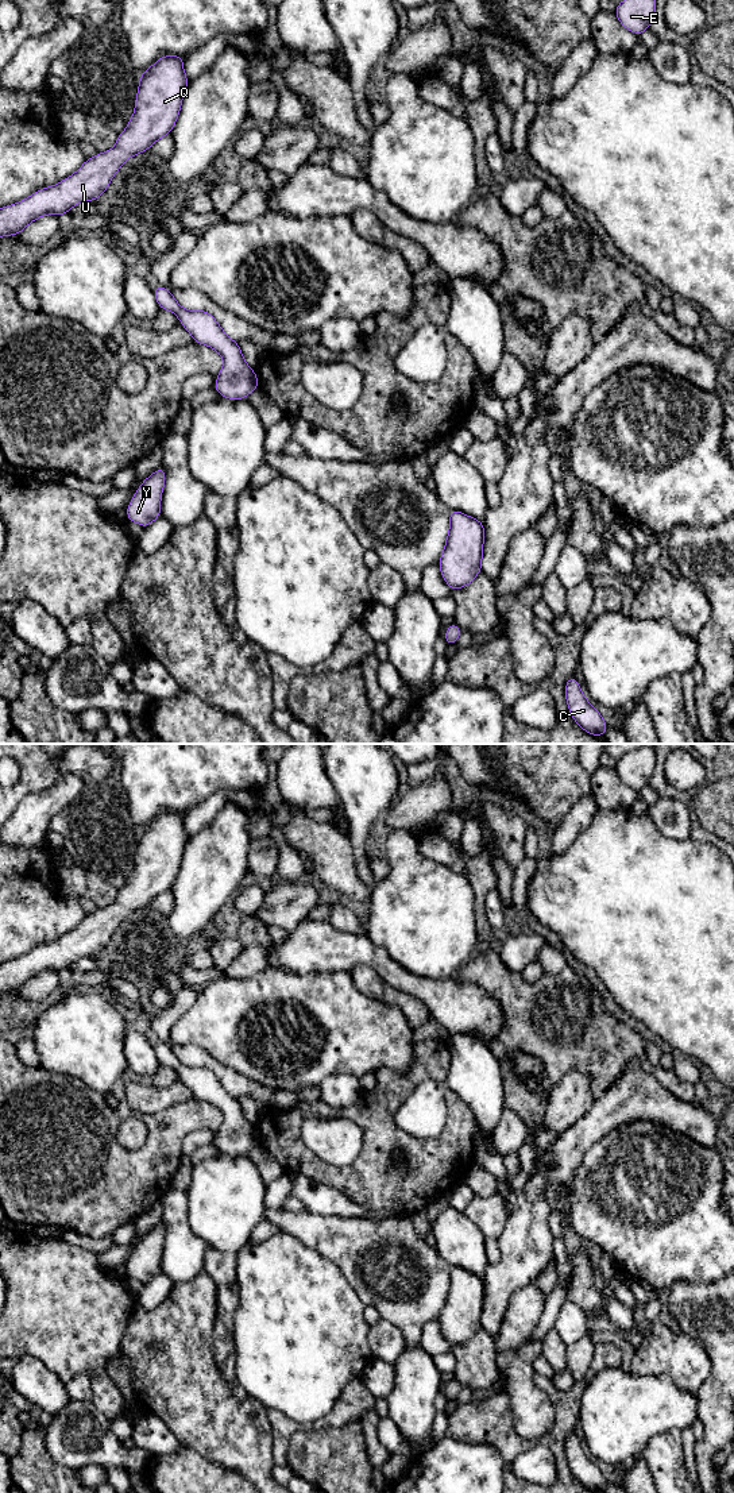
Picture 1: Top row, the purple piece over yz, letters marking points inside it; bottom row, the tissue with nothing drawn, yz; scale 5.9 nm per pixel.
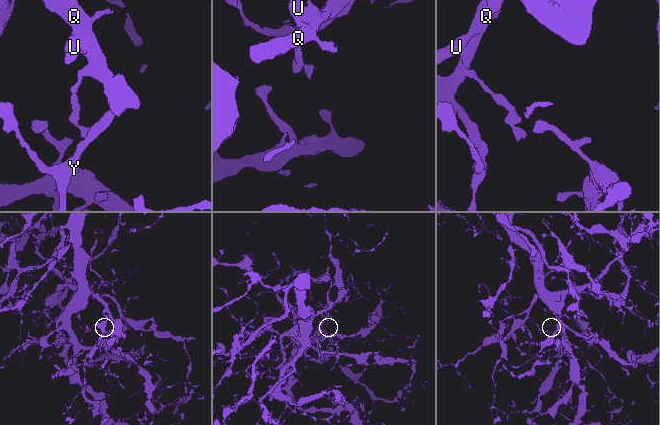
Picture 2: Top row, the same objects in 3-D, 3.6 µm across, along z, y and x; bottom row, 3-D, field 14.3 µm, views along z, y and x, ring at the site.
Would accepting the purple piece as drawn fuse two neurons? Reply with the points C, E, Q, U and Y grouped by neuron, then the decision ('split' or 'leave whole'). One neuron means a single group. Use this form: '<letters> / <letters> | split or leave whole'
C E Q U Y | leave whole

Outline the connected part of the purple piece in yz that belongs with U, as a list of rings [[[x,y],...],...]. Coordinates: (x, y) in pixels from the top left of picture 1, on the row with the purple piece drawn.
[[[162,55],[140,74],[134,115],[119,134],[116,146],[85,159],[74,174],[57,185],[0,208],[0,238],[20,234],[40,216],[62,216],[78,202],[101,197],[127,159],[171,132],[188,84],[184,57]]]

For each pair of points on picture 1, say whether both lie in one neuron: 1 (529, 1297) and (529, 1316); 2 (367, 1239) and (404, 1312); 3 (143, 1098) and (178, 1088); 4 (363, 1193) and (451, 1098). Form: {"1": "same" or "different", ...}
{"1": "same", "2": "same", "3": "same", "4": "same"}

